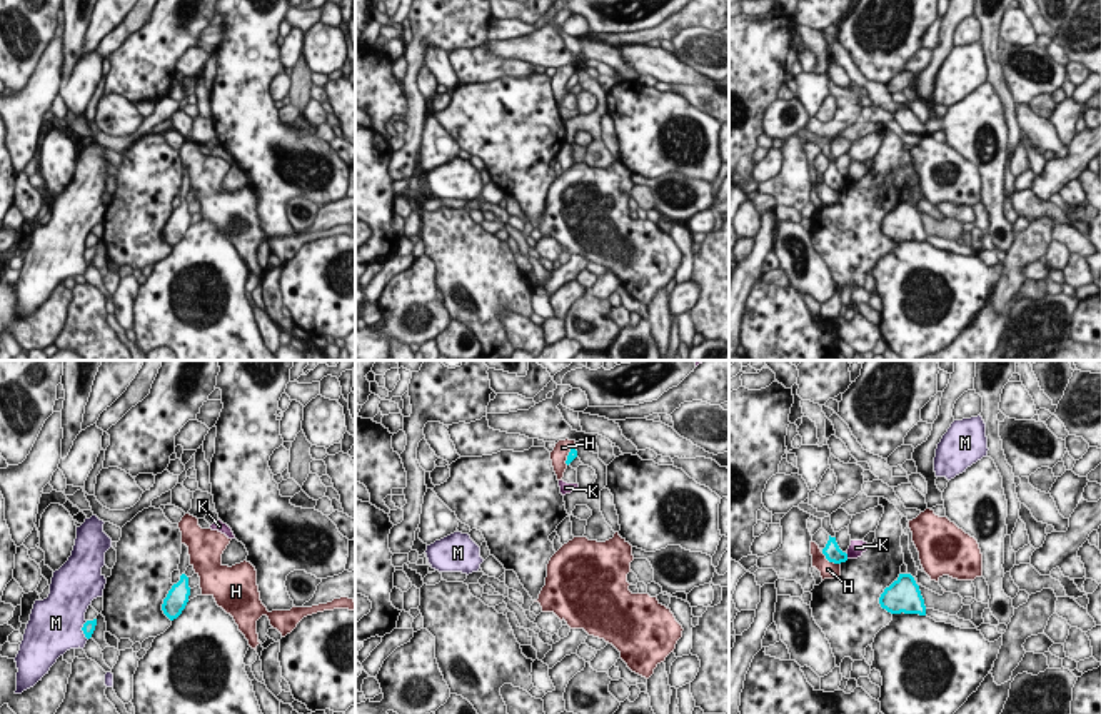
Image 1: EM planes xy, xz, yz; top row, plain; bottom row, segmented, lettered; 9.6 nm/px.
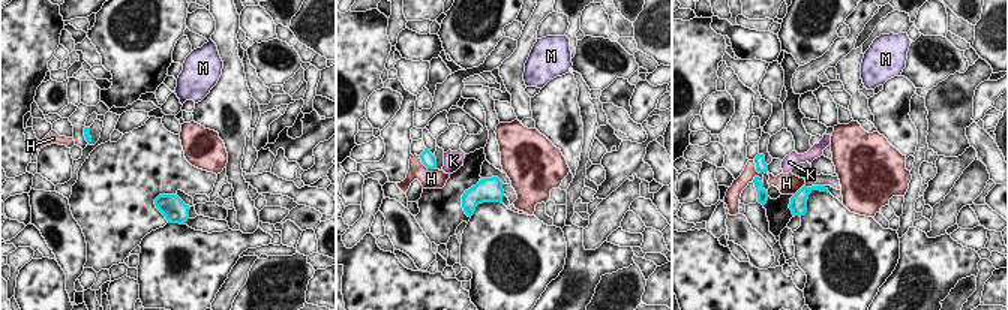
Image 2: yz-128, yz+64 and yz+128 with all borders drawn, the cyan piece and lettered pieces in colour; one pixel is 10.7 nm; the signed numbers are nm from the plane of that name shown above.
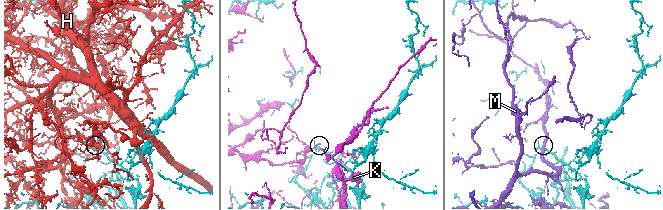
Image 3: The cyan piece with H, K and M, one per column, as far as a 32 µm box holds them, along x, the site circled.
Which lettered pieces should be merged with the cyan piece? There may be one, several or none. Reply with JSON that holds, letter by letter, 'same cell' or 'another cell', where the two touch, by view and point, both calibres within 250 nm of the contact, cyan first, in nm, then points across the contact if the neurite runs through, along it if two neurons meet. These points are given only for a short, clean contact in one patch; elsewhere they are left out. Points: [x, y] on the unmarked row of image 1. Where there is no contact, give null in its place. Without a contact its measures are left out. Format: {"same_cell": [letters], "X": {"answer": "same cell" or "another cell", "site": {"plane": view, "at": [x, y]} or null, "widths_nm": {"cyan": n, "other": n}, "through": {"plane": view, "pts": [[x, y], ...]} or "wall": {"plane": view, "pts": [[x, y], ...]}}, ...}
{"same_cell": [], "H": {"answer": "another cell", "site": {"plane": "yz", "at": [831, 187]}, "widths_nm": {"cyan": 160, "other": 160}}, "K": {"answer": "another cell", "site": {"plane": "yz", "at": [846, 182]}, "widths_nm": {"cyan": 160, "other": 140}}, "M": {"answer": "another cell", "site": {"plane": "xy", "at": [84, 257]}, "widths_nm": {"cyan": 120, "other": 460}, "wall": {"plane": "xy", "pts": [[85, 247], [82, 256], [87, 266]]}}}

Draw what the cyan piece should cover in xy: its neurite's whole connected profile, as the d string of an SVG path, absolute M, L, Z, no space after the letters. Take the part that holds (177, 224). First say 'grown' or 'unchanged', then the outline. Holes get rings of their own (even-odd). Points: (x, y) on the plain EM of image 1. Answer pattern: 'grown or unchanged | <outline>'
grown | M182 170L182 180L178 190L180 207L172 212L162 230L162 237L170 247L177 245L189 229L190 214L189 214L189 204L185 202L189 192L190 192L189 173Z

